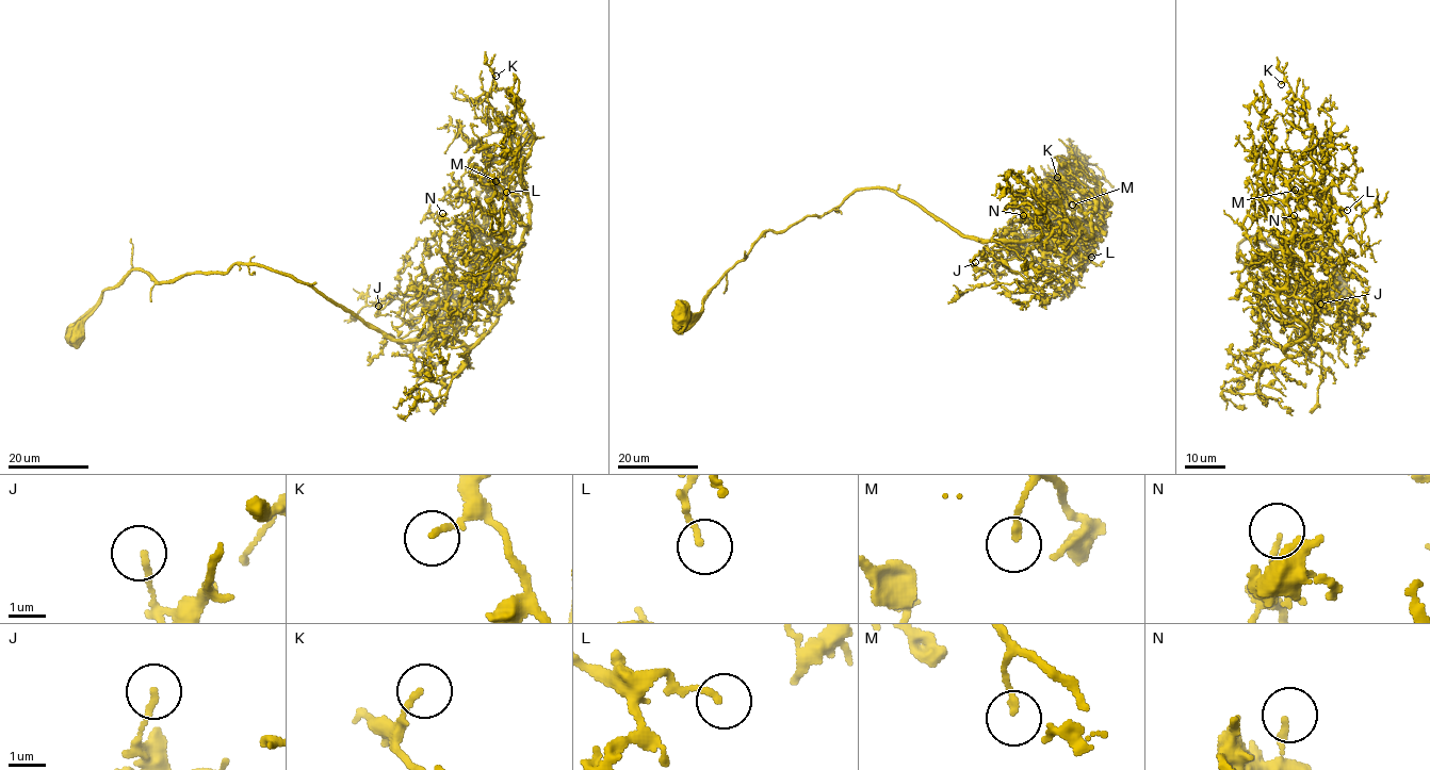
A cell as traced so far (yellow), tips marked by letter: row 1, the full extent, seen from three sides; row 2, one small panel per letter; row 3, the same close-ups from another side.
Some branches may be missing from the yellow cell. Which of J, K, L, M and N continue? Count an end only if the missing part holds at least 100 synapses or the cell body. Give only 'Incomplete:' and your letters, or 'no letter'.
Incomplete: no letter

